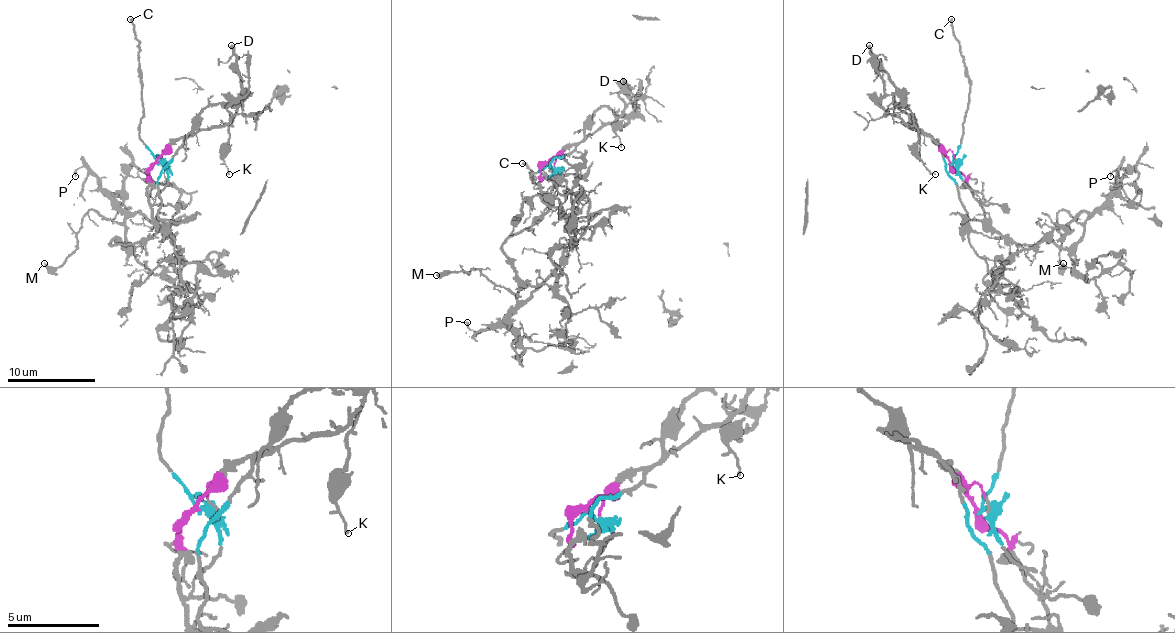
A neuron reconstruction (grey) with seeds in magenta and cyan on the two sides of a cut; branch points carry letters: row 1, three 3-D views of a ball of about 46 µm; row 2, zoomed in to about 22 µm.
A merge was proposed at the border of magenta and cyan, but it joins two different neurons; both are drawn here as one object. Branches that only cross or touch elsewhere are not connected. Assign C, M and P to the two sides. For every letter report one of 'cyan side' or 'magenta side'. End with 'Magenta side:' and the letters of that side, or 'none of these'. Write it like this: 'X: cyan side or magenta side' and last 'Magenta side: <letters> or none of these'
C: cyan side
M: magenta side
P: magenta side
Magenta side: M, P

